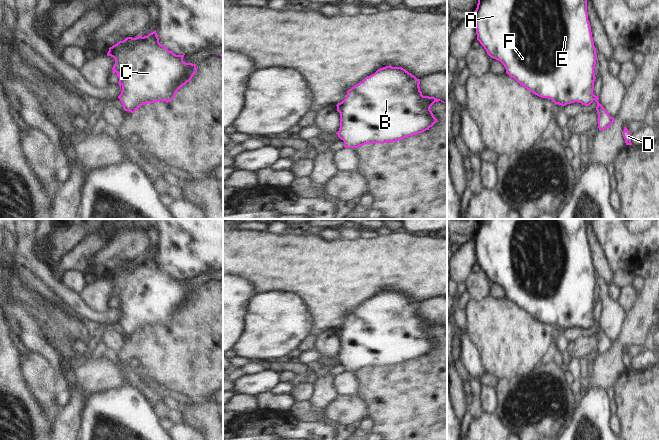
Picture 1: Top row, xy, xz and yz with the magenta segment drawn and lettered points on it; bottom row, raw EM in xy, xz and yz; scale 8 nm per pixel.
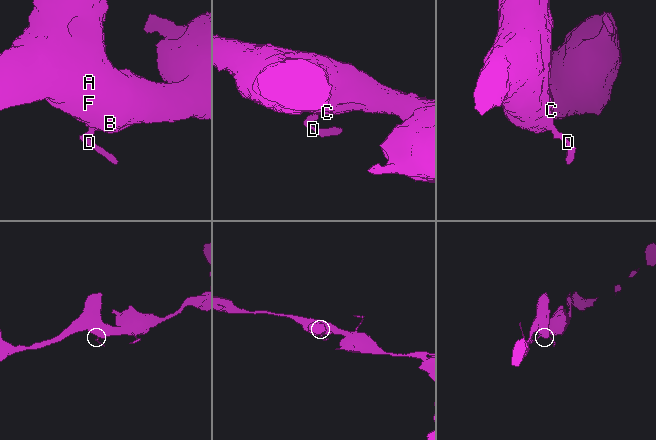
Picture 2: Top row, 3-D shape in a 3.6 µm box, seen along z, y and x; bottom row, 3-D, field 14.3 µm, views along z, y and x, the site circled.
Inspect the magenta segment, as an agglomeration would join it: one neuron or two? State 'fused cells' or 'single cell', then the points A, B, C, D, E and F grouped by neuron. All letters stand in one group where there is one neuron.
single cell | A B C D E F

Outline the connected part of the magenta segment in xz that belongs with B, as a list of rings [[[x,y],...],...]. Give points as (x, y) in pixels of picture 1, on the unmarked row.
[[[389,289],[378,293],[374,298],[349,313],[346,322],[336,329],[340,337],[340,352],[336,358],[344,365],[344,371],[358,372],[365,368],[392,367],[429,354],[438,346],[430,334],[431,330],[438,325],[447,326],[435,321],[423,320],[419,308],[420,304],[404,292]]]

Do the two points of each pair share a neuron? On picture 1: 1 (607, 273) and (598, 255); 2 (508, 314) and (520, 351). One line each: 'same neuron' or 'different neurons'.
1: same neuron
2: same neuron

